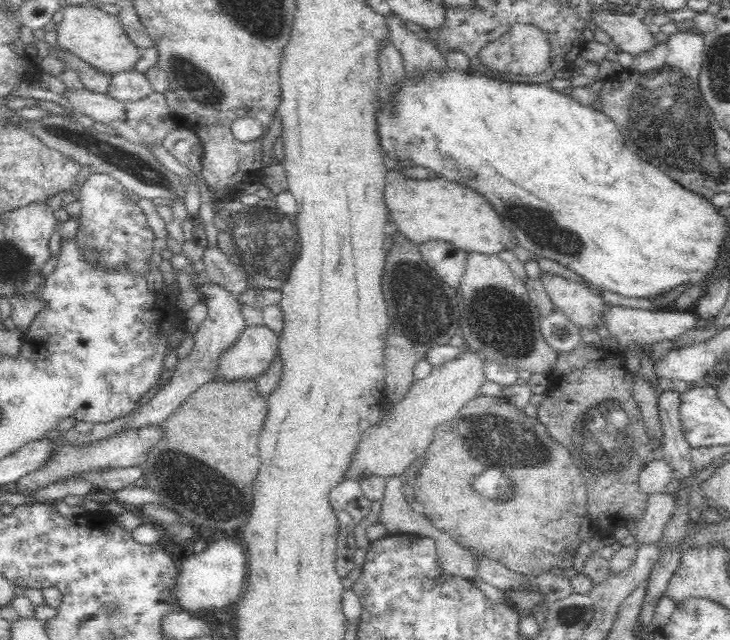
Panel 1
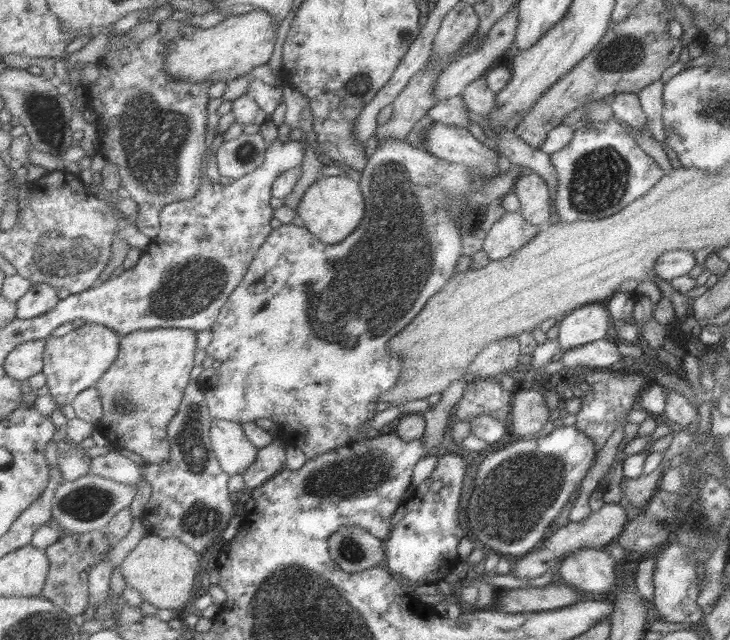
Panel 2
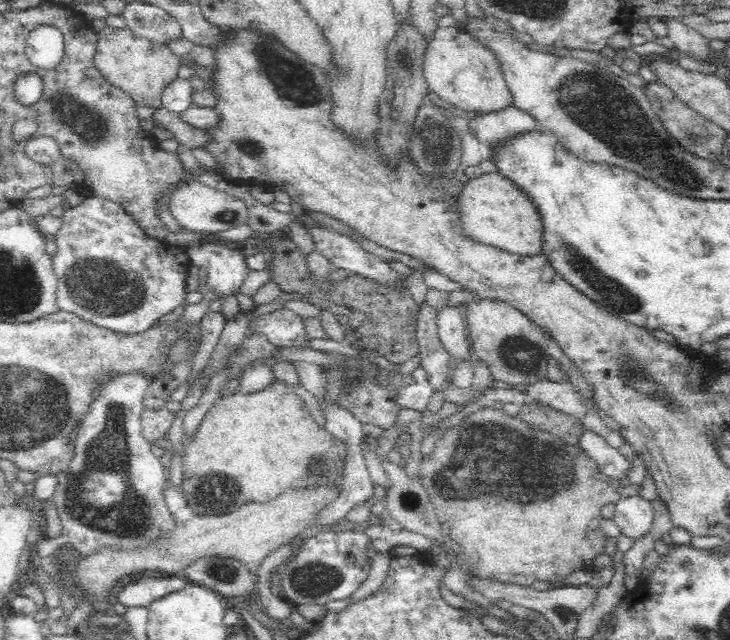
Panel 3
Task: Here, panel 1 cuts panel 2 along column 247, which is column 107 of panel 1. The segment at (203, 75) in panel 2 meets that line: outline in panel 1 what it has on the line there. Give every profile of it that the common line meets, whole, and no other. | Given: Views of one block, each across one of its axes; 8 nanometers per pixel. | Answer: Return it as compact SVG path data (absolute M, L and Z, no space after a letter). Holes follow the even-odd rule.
M67 6L60 16L57 44L74 53L84 62L91 64L98 72L114 77L122 72L134 70L142 60L144 49L134 43L121 27L116 15L106 14L95 8Z

